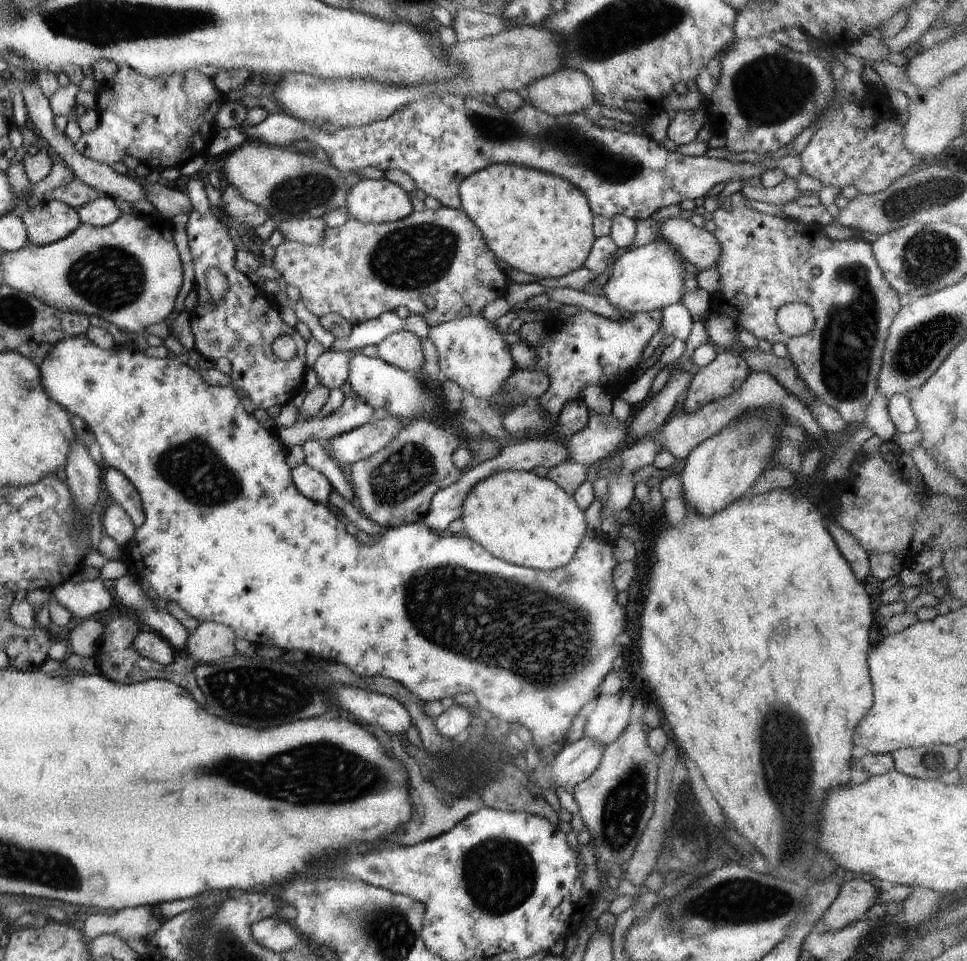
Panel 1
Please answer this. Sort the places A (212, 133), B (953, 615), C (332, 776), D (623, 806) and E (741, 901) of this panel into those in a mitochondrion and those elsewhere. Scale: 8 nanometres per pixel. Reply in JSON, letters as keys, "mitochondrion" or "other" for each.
{"A":"other","B":"other","C":"mitochondrion","D":"mitochondrion","E":"mitochondrion"}

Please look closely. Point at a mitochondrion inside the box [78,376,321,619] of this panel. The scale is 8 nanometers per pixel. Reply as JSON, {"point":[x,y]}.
{"point":[194,468]}

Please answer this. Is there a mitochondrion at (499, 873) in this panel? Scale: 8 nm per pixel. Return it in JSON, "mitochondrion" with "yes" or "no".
{"mitochondrion":"yes"}

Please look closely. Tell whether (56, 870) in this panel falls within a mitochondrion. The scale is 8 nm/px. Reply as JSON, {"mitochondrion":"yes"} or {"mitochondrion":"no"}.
{"mitochondrion":"yes"}

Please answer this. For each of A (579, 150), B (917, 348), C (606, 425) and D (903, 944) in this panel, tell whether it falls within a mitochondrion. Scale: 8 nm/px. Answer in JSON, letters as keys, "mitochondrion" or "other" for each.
{"A":"mitochondrion","B":"mitochondrion","C":"mitochondrion","D":"other"}

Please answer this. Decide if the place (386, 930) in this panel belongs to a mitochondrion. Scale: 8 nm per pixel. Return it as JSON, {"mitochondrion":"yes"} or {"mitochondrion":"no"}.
{"mitochondrion":"yes"}

